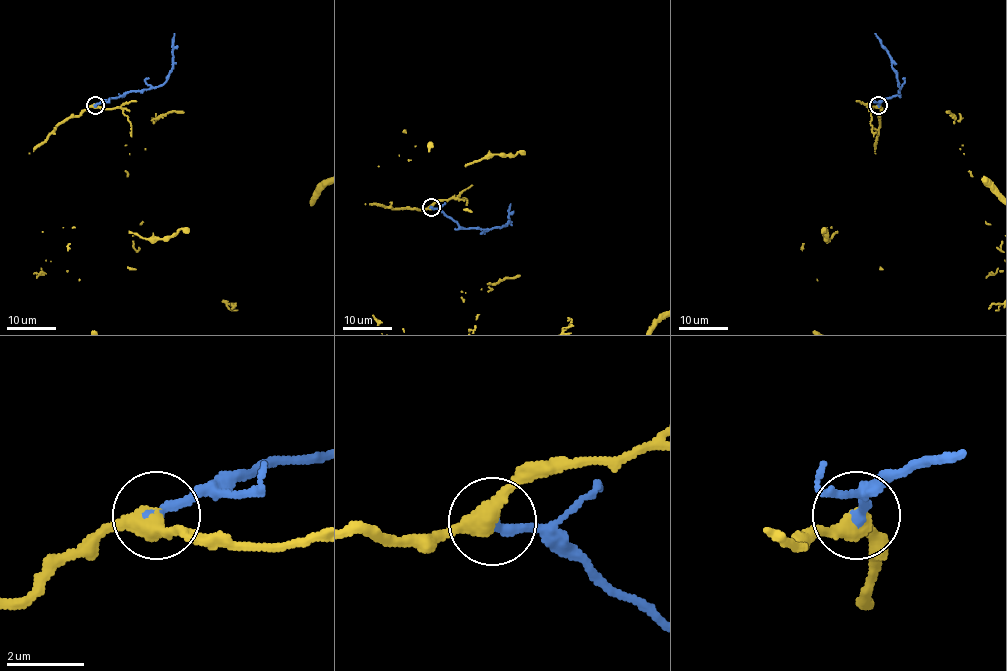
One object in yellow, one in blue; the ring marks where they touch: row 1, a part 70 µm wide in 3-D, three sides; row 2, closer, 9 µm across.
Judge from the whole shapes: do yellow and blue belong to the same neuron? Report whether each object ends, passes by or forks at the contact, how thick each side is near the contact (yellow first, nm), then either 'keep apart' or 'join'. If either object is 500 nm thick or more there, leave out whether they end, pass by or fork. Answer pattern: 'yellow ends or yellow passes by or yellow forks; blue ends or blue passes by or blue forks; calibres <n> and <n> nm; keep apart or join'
yellow passes by; blue ends; calibres 420 and 360 nm; join

